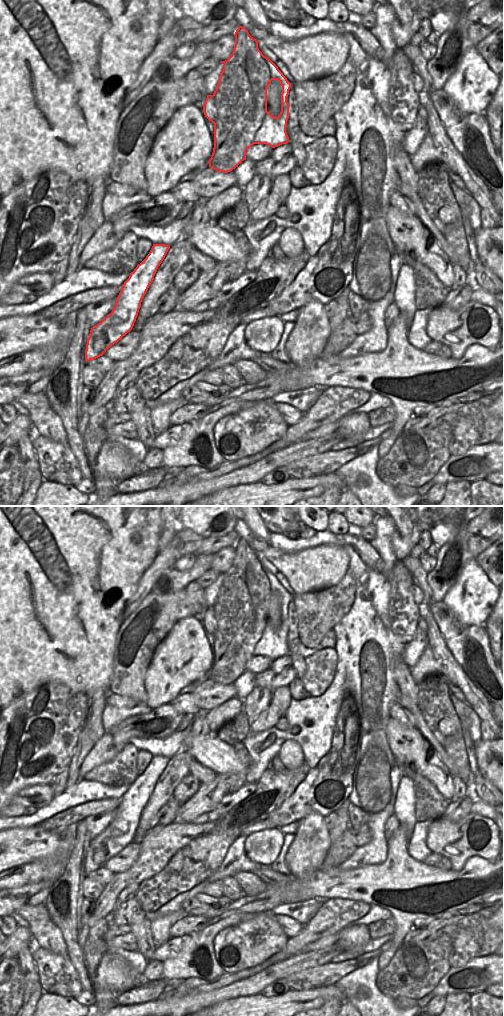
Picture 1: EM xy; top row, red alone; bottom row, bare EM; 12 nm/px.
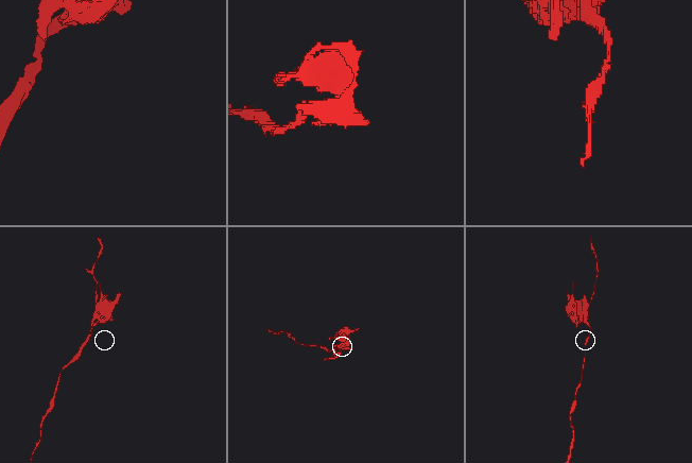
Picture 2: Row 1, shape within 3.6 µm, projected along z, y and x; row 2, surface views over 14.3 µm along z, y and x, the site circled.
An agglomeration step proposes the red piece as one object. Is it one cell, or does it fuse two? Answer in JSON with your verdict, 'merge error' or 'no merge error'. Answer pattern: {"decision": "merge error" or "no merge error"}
{"decision": "merge error"}

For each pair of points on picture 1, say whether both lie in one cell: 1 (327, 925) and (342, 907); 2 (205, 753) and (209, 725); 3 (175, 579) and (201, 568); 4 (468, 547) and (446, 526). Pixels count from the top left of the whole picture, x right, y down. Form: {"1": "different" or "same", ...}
{"1": "same", "2": "different", "3": "same", "4": "different"}

